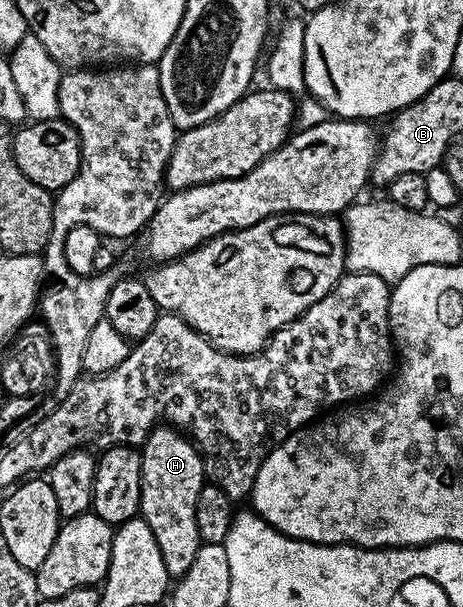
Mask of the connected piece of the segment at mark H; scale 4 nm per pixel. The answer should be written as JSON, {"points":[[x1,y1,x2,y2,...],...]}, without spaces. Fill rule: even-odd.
{"points":[[158,424,140,447,142,455,142,488,138,509,140,517,155,533,171,579,177,580,196,560,196,552,203,546,196,524,196,502,202,487,207,485,206,464,202,452,181,429]]}

